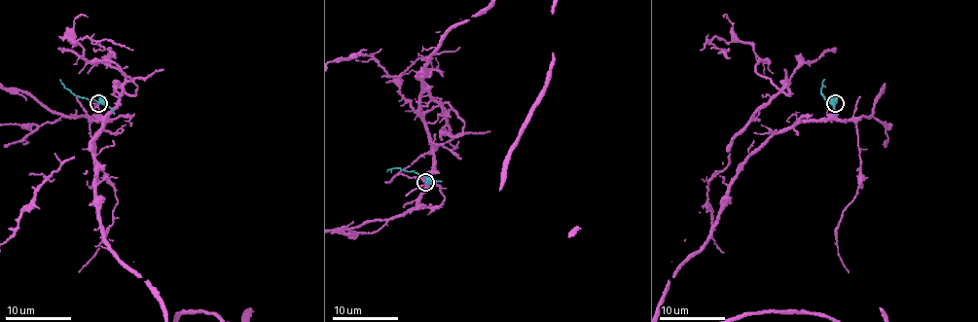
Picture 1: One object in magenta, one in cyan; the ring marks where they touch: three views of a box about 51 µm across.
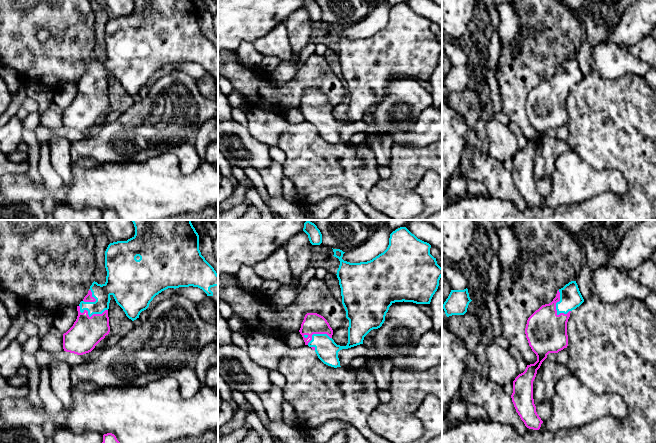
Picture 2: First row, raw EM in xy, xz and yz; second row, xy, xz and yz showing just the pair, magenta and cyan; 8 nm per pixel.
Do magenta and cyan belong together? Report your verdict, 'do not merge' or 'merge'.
merge

